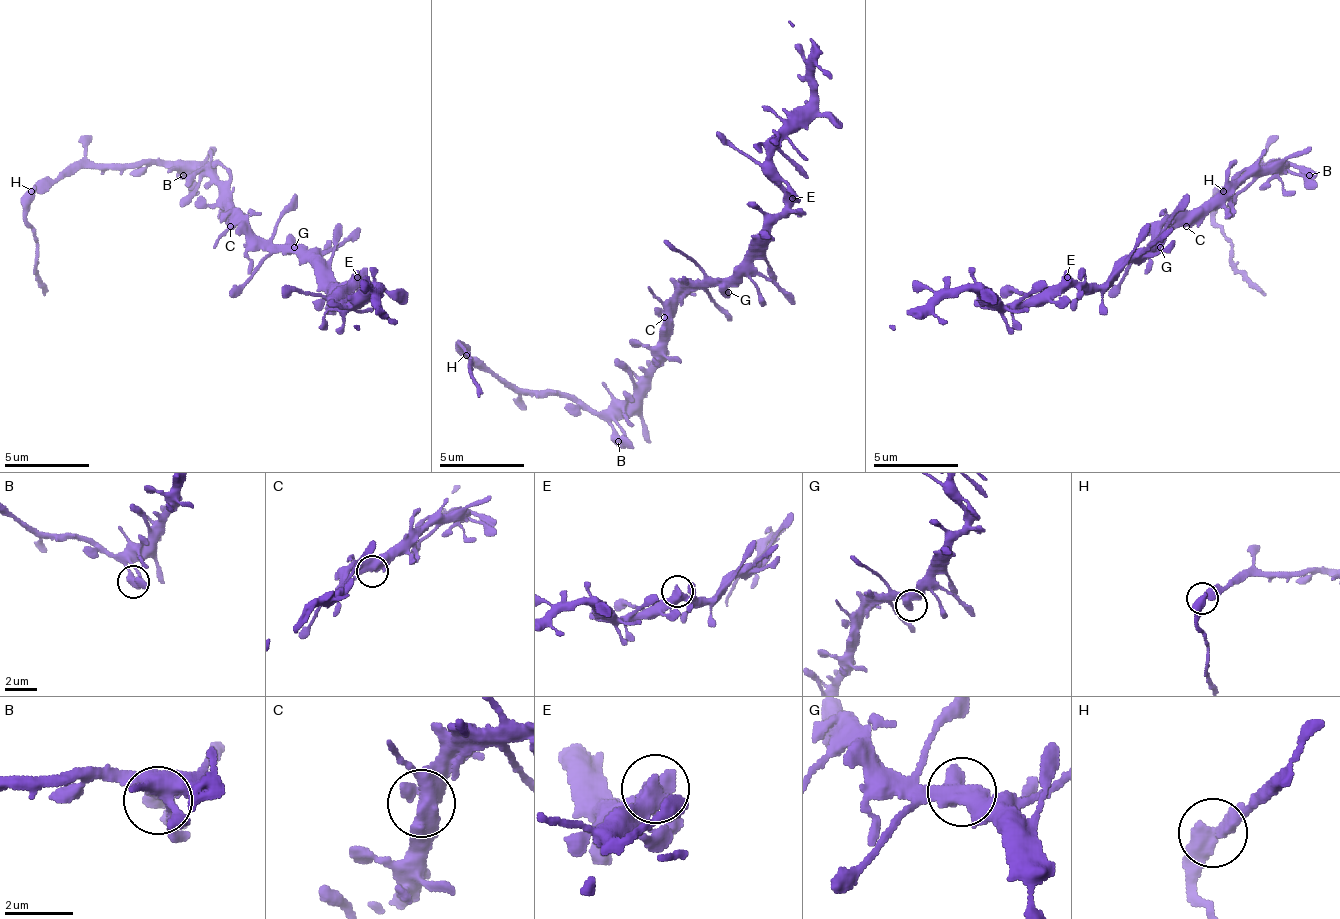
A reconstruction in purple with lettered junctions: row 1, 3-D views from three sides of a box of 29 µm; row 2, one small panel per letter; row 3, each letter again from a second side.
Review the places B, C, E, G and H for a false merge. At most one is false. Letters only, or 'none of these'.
H

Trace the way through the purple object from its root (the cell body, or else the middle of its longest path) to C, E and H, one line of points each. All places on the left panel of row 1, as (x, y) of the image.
C: (234, 209), (234, 222), (230, 226)
E: (234, 209), (234, 213), (255, 235), (285, 243), (332, 285), (349, 285), (357, 277)
H: (234, 209), (196, 167), (158, 167), (153, 162), (73, 162), (60, 175), (43, 179), (30, 192)

